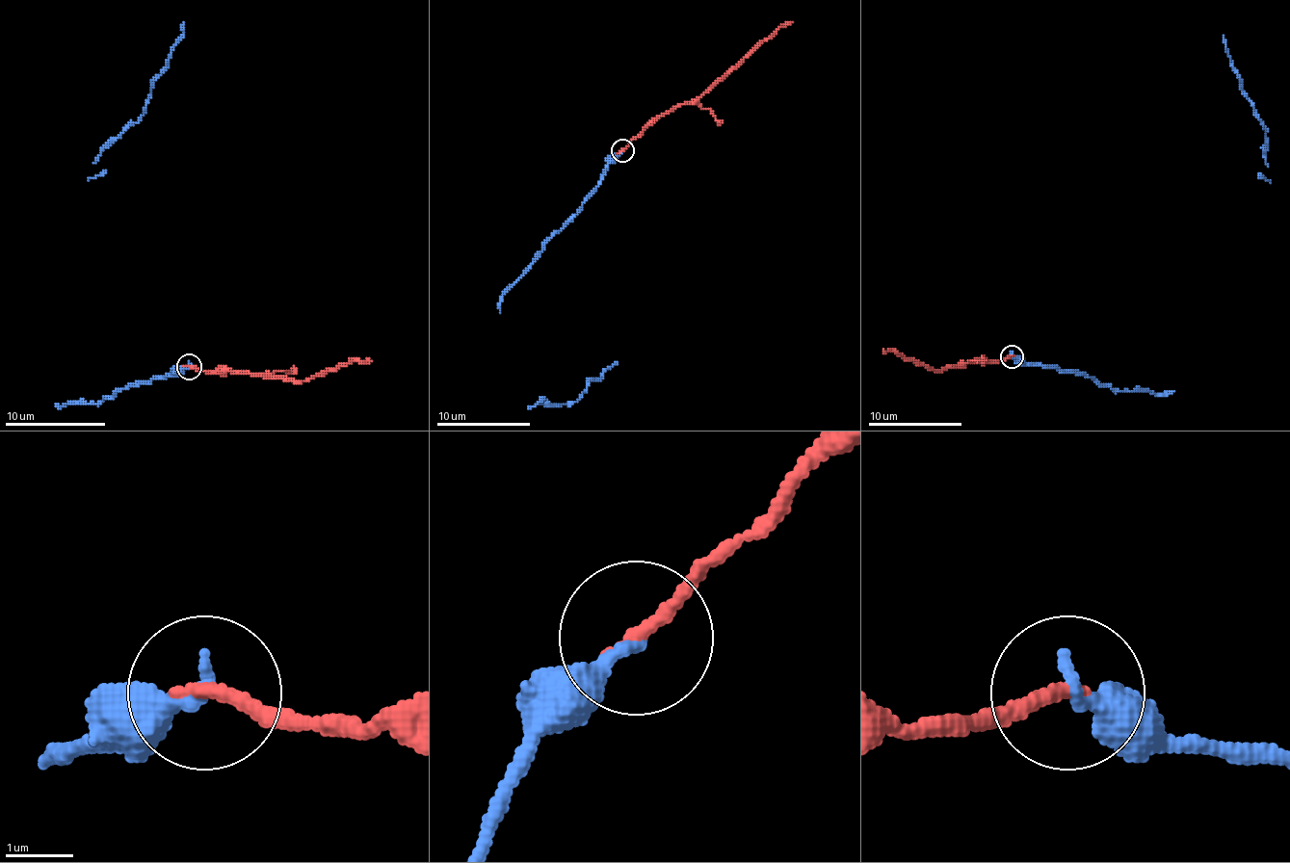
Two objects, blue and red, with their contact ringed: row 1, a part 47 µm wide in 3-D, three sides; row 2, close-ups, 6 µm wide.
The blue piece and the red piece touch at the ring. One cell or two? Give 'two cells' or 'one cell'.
one cell

